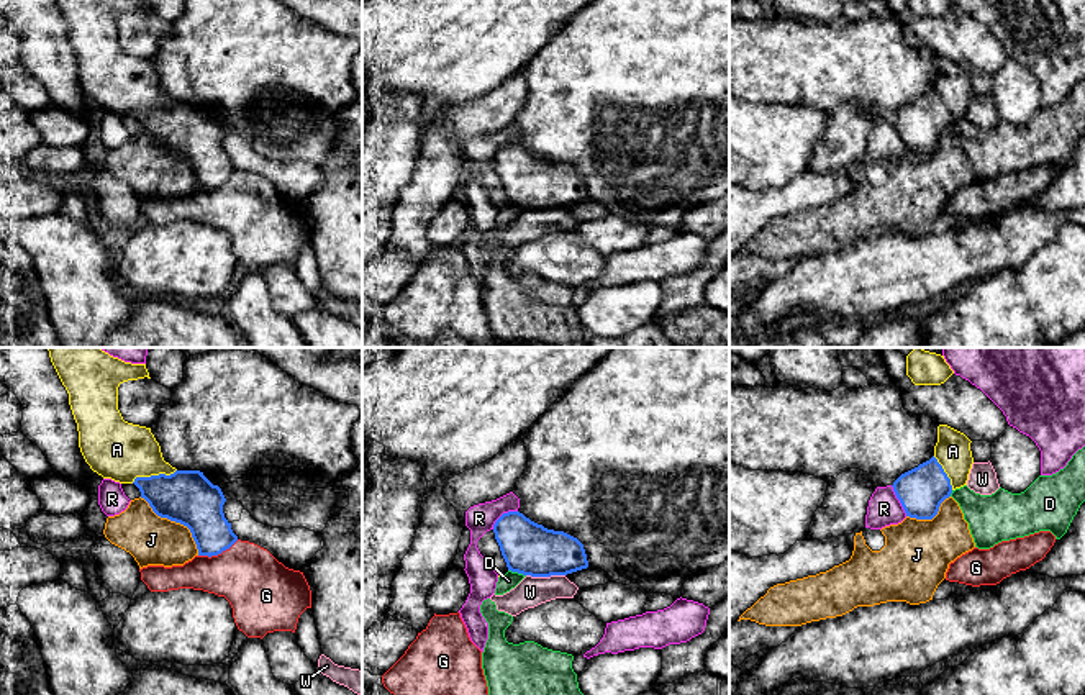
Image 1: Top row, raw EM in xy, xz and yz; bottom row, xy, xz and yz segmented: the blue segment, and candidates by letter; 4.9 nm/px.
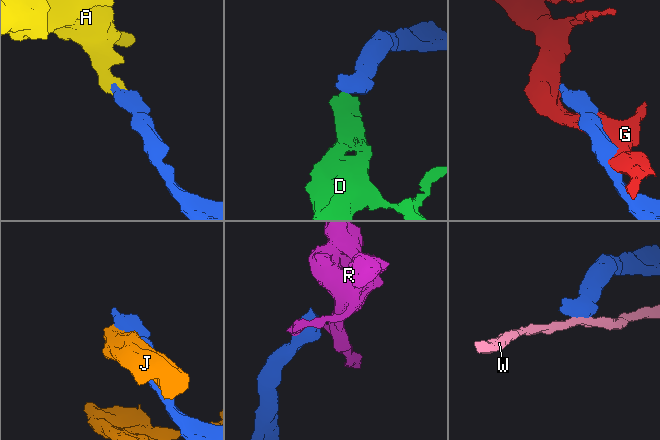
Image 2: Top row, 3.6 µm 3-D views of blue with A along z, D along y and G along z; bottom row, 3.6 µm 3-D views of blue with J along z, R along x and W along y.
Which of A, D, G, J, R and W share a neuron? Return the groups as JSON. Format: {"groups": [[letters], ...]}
{"groups": [["A"], ["D", "J"], ["G"], ["R"], ["W"]]}

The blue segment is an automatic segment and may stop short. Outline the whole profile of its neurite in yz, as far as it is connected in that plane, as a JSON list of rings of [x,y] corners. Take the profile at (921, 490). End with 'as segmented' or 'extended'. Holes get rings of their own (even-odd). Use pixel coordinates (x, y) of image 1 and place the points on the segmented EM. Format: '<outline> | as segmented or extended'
[[[947,425],[937,426],[934,456],[901,474],[892,485],[906,516],[933,520],[941,503],[967,485],[974,464],[970,443],[964,433]]] | extended

